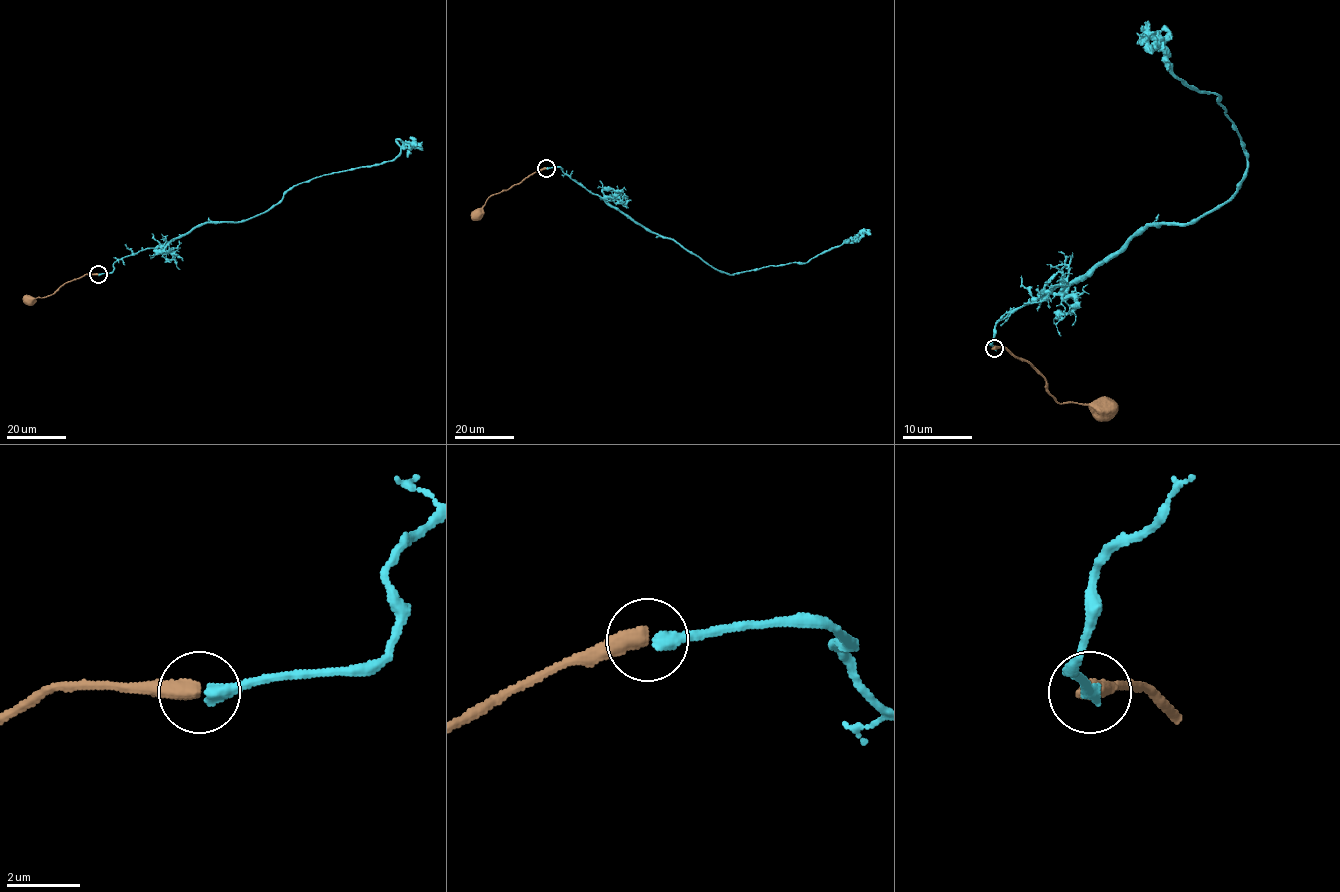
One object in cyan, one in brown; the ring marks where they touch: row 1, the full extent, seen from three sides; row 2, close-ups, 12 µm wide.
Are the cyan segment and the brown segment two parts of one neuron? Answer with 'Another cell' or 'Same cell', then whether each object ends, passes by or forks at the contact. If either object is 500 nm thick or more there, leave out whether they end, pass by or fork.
Same cell. At the ring cyan ends. At the ring brown ends

